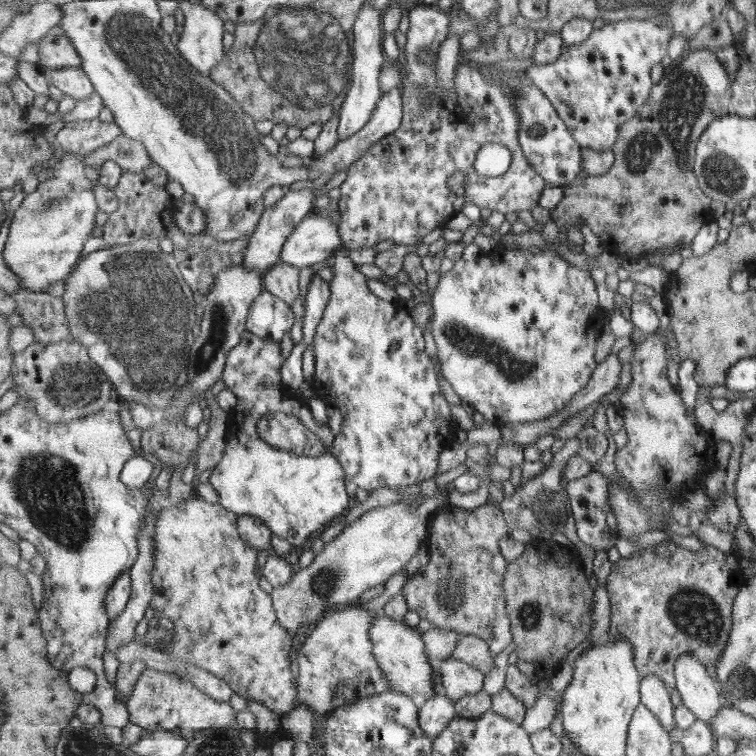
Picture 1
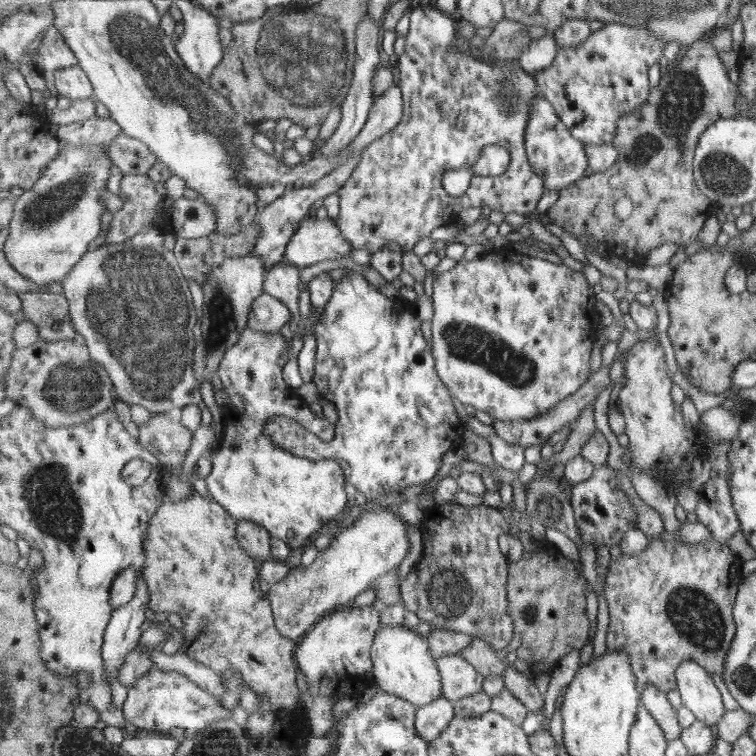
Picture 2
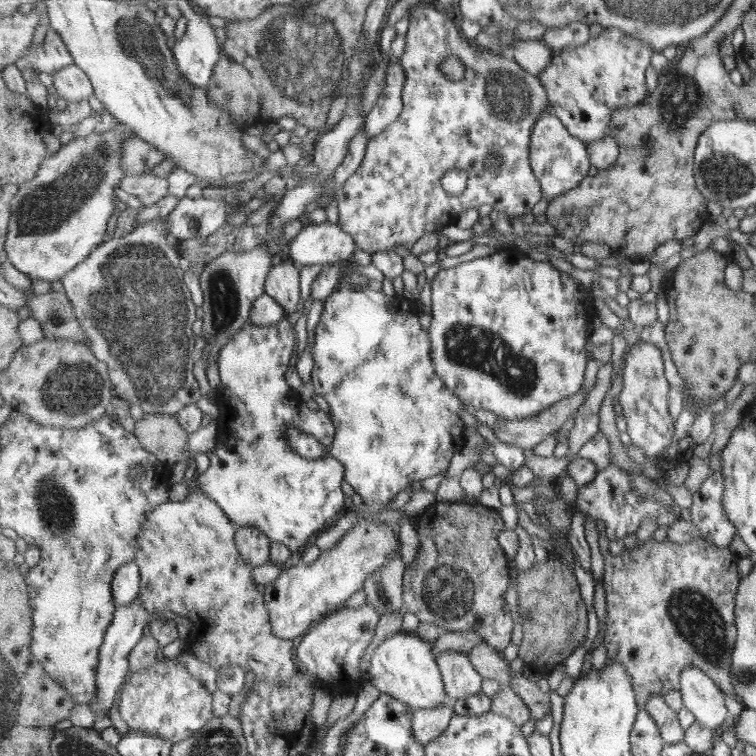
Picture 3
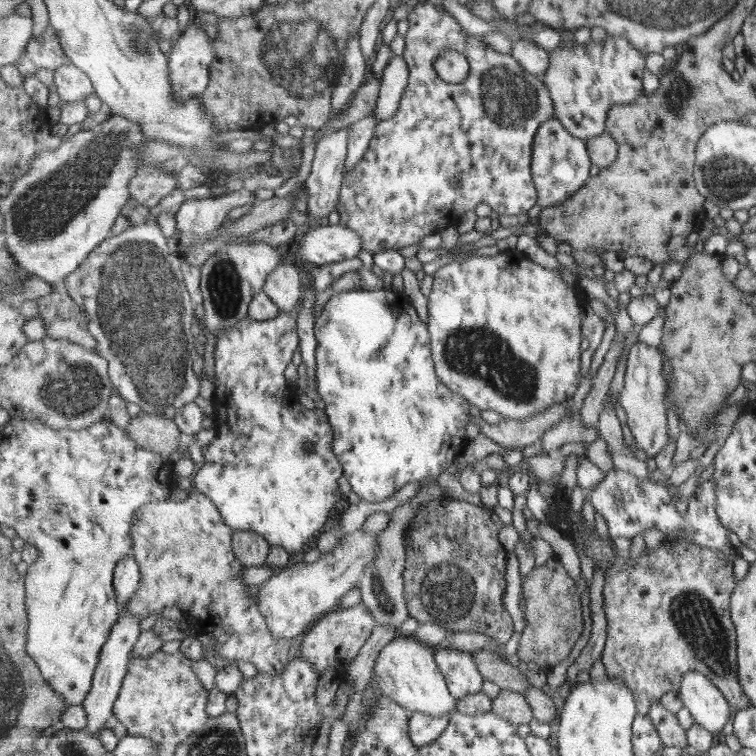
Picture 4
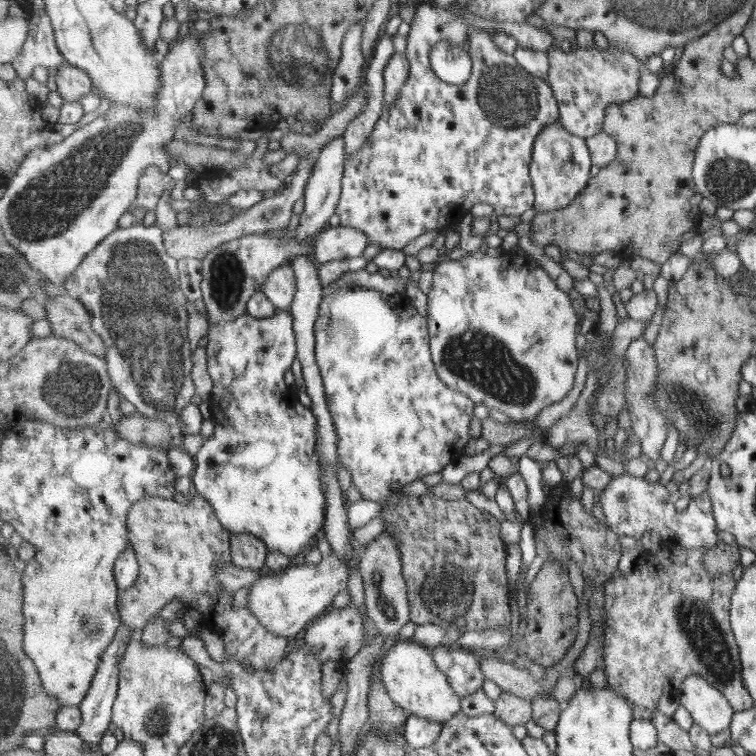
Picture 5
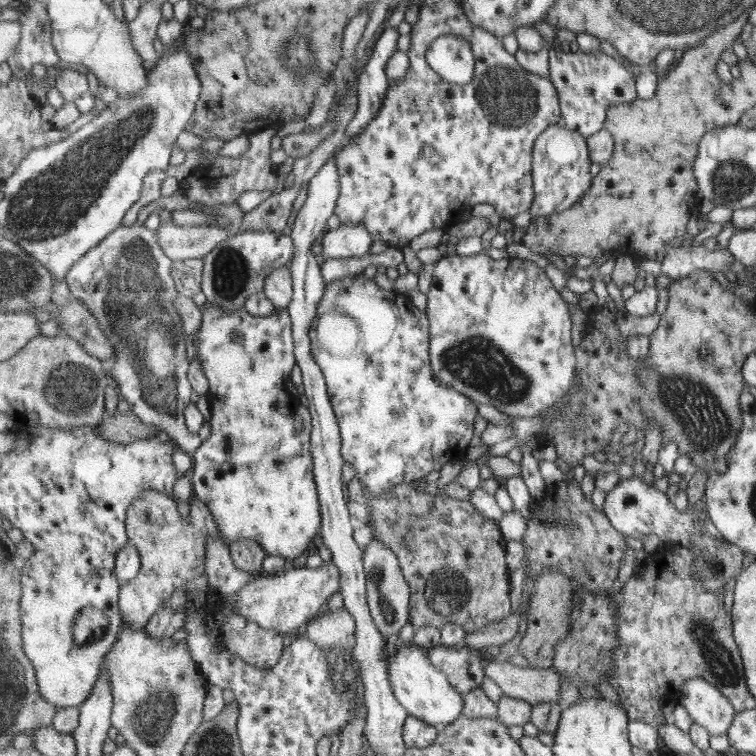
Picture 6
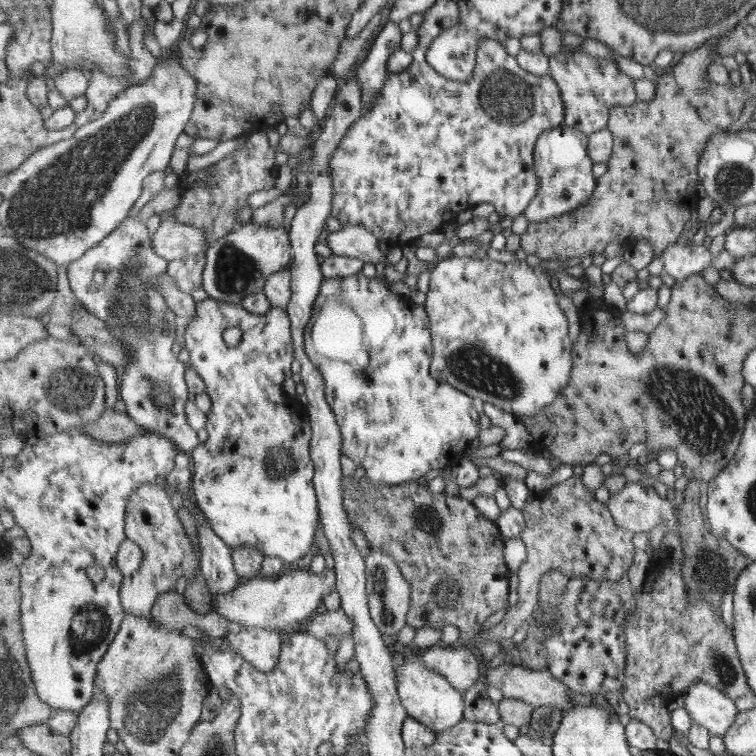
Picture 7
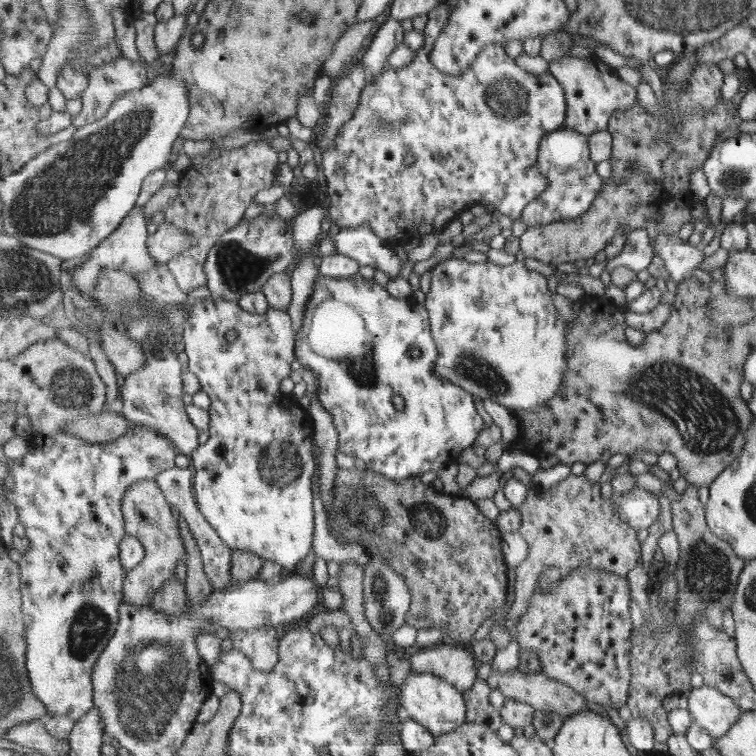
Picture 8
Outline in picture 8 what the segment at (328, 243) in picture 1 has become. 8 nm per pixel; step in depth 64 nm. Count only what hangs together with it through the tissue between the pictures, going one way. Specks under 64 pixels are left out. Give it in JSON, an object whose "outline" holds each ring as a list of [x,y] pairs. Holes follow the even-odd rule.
{"outline":[[[370,227],[341,228],[333,237],[336,252],[357,259],[361,267],[381,270],[388,281],[397,280],[401,272],[401,258],[395,250],[385,247],[384,241]]]}

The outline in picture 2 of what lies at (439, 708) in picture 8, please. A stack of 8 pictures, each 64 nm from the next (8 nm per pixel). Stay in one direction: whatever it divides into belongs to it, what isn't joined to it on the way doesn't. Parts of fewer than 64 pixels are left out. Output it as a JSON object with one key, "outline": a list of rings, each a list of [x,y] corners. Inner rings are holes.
{"outline":[[[404,624],[378,628],[373,645],[373,662],[376,666],[377,687],[388,694],[399,696],[418,708],[444,697],[440,670],[430,651],[428,639]]]}

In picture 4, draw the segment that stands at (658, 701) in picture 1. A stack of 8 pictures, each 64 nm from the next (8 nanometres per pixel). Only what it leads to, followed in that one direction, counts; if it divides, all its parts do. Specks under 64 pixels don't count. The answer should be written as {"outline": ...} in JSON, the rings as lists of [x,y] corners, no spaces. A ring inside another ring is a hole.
{"outline":[[[661,702],[653,704],[648,716],[657,728],[660,738],[666,747],[686,748],[691,750],[688,744],[688,732],[679,724],[676,714],[669,712]]]}

